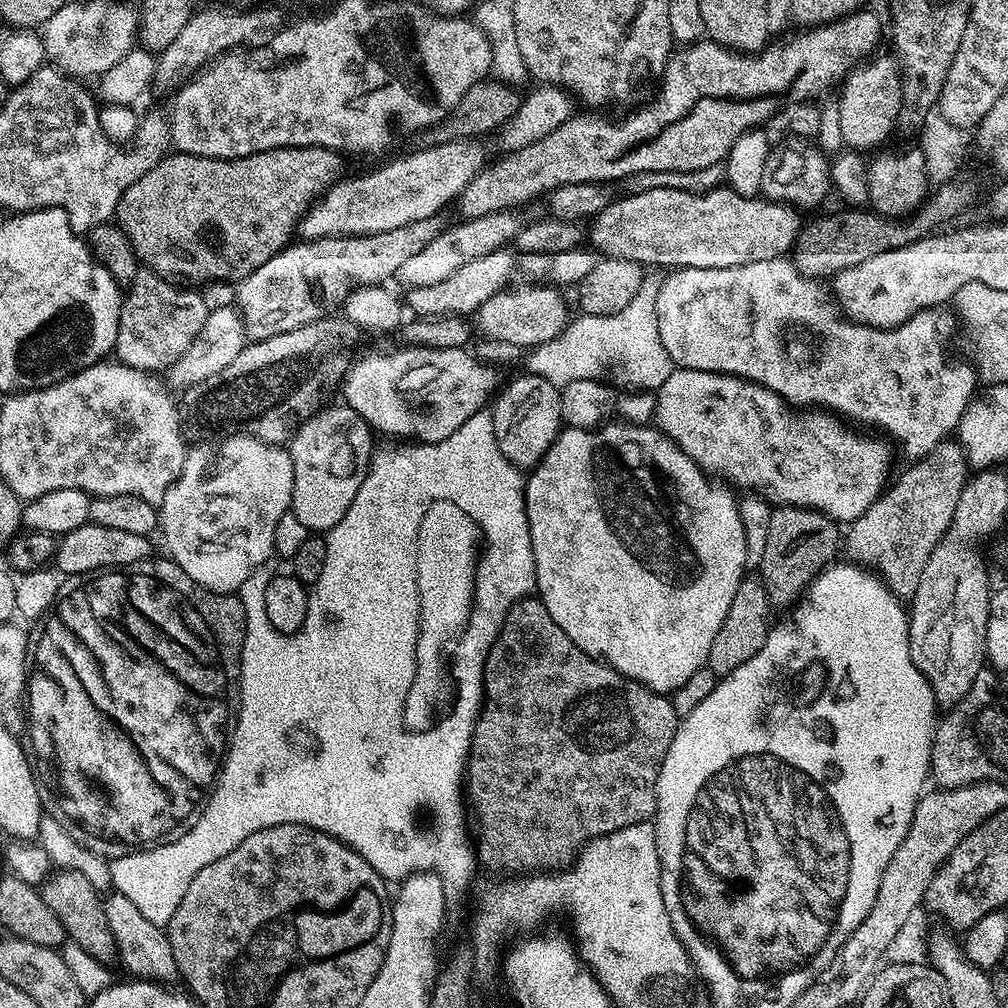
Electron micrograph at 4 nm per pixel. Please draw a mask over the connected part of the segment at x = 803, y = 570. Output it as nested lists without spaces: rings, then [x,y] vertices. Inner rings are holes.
[[[781,504],[773,507],[770,534],[763,536],[762,544],[764,553],[760,556],[758,575],[764,581],[768,596],[792,596],[799,601],[808,591],[808,585],[837,559],[842,528],[825,512]]]

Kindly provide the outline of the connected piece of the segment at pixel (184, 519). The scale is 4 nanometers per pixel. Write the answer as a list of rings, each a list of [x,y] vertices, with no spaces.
[[[249,434],[225,436],[215,446],[189,447],[184,454],[182,474],[168,487],[164,495],[164,501],[158,505],[158,528],[161,533],[164,531],[164,544],[168,547],[167,555],[178,566],[182,566],[182,570],[186,570],[186,574],[190,574],[190,578],[194,578],[194,582],[198,582],[198,586],[202,586],[211,592],[239,593],[249,583],[250,574],[258,569],[262,562],[266,562],[267,559],[274,556],[274,532],[282,516],[291,509],[293,490],[294,466],[292,465],[292,453],[287,447],[268,445],[266,442],[260,441],[257,437]]]

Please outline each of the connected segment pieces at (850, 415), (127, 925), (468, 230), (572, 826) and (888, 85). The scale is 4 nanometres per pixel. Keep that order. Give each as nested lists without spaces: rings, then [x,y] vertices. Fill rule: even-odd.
[[[788,258],[750,262],[746,266],[733,268],[677,268],[669,271],[665,276],[668,277],[665,278],[664,285],[655,293],[657,326],[662,345],[676,368],[721,372],[724,376],[739,376],[741,380],[749,380],[751,384],[761,384],[763,388],[778,394],[787,404],[797,409],[823,410],[856,426],[869,424],[872,428],[881,428],[882,431],[888,432],[884,434],[895,445],[898,452],[900,447],[901,454],[909,456],[909,461],[920,460],[926,454],[930,454],[930,450],[934,450],[943,440],[949,439],[959,429],[962,414],[977,395],[978,373],[975,367],[971,363],[963,364],[960,360],[951,360],[948,357],[948,348],[944,345],[944,324],[940,321],[939,311],[919,312],[896,328],[872,328],[869,324],[858,324],[841,313],[831,291],[819,279],[804,277],[798,272],[793,261]]]
[[[109,891],[103,897],[103,905],[106,920],[116,942],[118,960],[128,967],[127,975],[137,980],[153,982],[172,982],[168,981],[172,979],[175,981],[178,973],[167,931],[161,925],[150,922],[150,918],[146,918],[146,914],[142,914],[142,910],[138,910],[138,906],[134,906],[134,902],[130,902],[130,898],[126,898],[121,892]]]
[[[505,210],[473,220],[461,219],[460,224],[454,225],[453,228],[452,225],[445,227],[443,232],[436,235],[434,242],[422,246],[418,254],[413,254],[411,258],[406,258],[406,262],[402,262],[398,273],[400,284],[409,289],[433,286],[434,283],[446,281],[466,263],[511,245],[522,227],[522,220],[516,215],[515,211]]]
[[[525,598],[517,602],[513,608],[506,614],[506,618],[500,627],[500,633],[495,642],[490,646],[487,656],[484,658],[484,702],[480,705],[480,717],[476,719],[474,734],[472,735],[472,745],[468,751],[468,763],[466,765],[466,800],[470,805],[470,812],[476,815],[476,824],[474,820],[474,847],[476,849],[476,859],[481,865],[484,864],[492,872],[512,872],[508,874],[548,874],[553,870],[563,870],[575,861],[580,851],[585,848],[594,838],[614,834],[614,830],[622,830],[622,826],[634,826],[643,820],[651,821],[656,814],[656,783],[662,762],[666,758],[666,752],[670,750],[670,744],[674,742],[678,715],[673,701],[665,693],[650,690],[645,684],[640,684],[637,680],[628,680],[621,672],[614,670],[610,665],[605,664],[603,660],[595,660],[590,654],[586,654],[573,642],[570,634],[550,618],[550,610],[538,598]]]
[[[873,55],[853,68],[844,77],[838,94],[843,147],[861,154],[867,153],[867,148],[876,150],[883,145],[880,143],[891,134],[892,128],[894,130],[897,127],[900,104],[903,102],[901,67],[892,56],[880,55]]]

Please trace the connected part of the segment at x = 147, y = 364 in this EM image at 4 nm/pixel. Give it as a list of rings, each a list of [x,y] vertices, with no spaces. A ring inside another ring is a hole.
[[[137,271],[120,301],[115,359],[140,372],[163,373],[175,360],[182,358],[182,354],[186,354],[198,330],[202,330],[202,322],[206,322],[208,313],[199,291],[163,280],[156,272]]]

